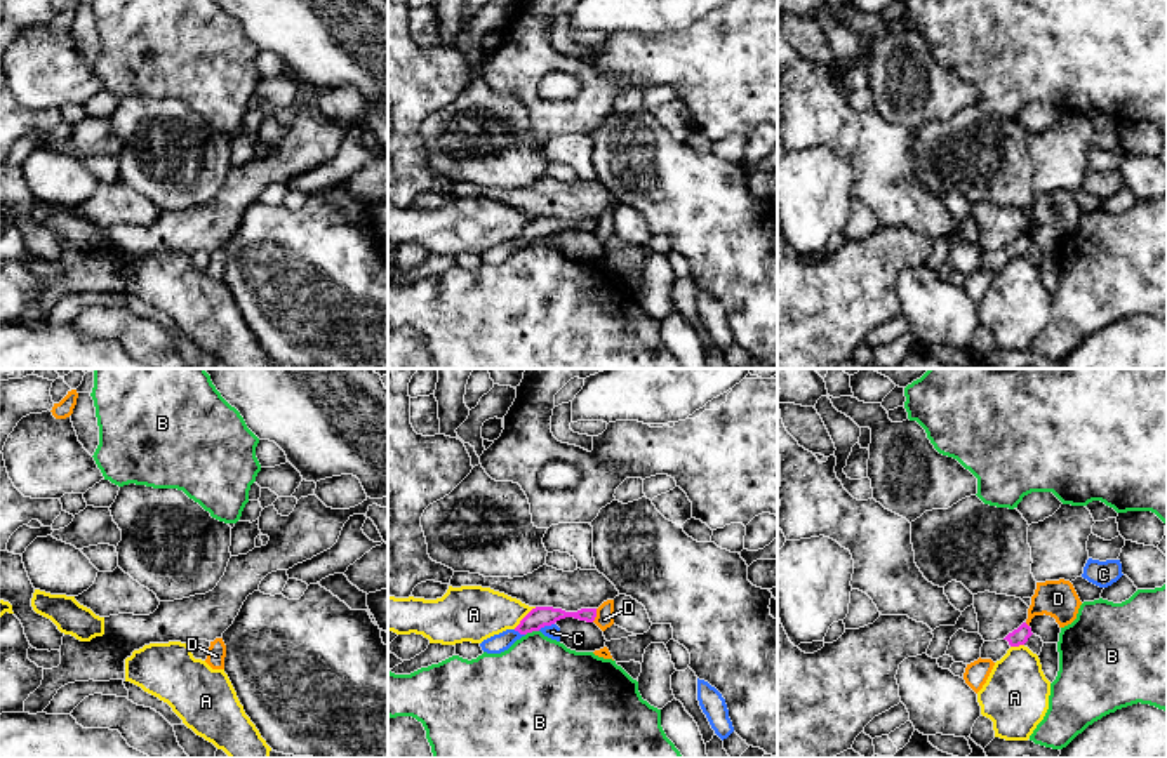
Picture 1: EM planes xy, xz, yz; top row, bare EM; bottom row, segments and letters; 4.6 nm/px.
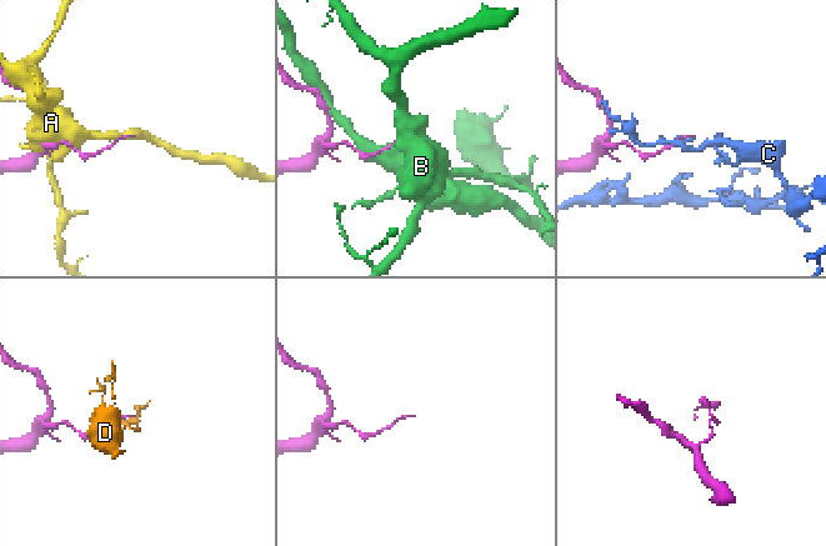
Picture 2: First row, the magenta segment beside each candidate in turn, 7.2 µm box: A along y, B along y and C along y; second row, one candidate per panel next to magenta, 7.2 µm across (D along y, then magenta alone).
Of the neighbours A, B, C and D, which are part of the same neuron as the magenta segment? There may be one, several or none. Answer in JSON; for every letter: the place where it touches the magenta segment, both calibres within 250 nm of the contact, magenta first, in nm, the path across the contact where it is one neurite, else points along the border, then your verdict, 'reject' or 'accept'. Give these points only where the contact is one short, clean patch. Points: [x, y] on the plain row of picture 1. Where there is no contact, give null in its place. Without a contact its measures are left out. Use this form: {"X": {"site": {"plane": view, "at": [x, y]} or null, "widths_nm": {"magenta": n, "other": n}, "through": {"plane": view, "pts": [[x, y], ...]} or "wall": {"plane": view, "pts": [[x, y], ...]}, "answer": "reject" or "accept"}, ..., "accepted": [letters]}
{"A": {"site": {"plane": "xz", "at": [524, 228]}, "widths_nm": {"magenta": 100, "other": 260}, "answer": "reject"}, "B": {"site": {"plane": "xz", "at": [531, 242]}, "widths_nm": {"magenta": 100, "other": 440}, "answer": "reject"}, "C": {"site": {"plane": "xz", "at": [545, 235]}, "widths_nm": {"magenta": 100, "other": 70}, "answer": "reject"}, "D": {"site": {"plane": "xz", "at": [595, 226]}, "widths_nm": {"magenta": 100, "other": 90}, "answer": "reject"}, "accepted": []}

